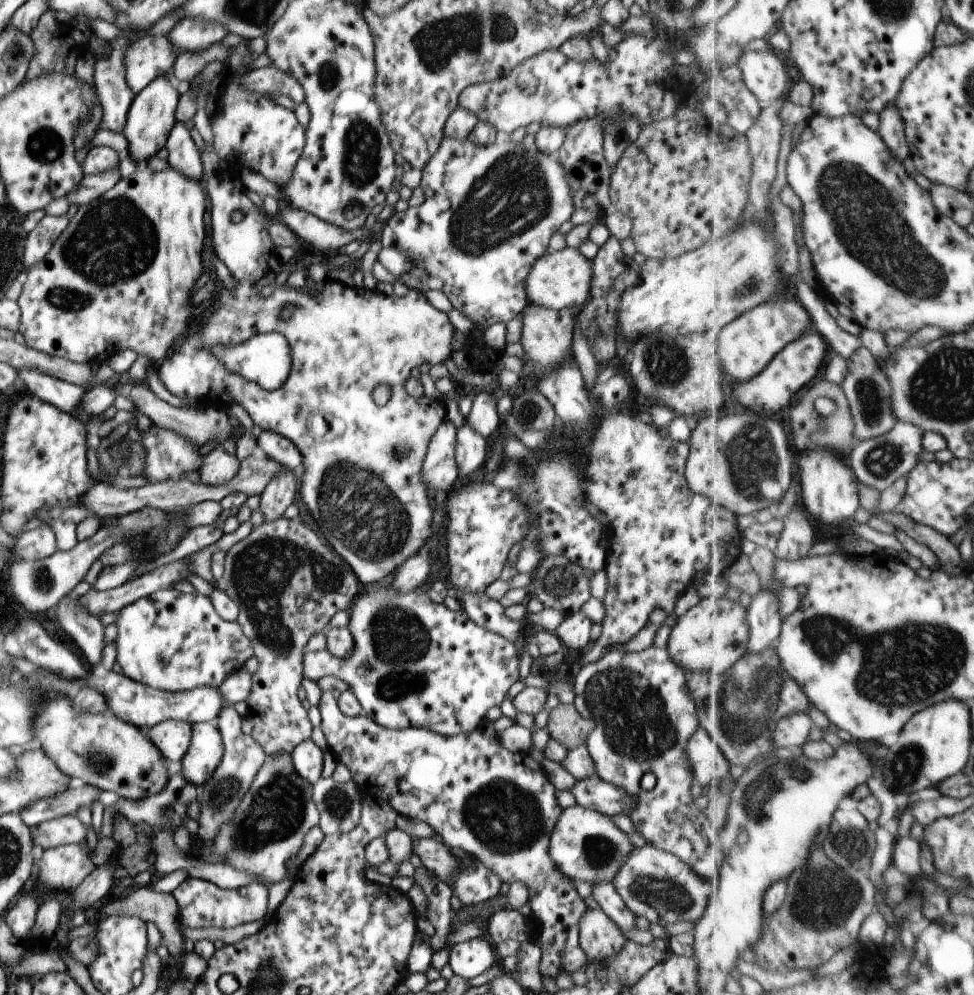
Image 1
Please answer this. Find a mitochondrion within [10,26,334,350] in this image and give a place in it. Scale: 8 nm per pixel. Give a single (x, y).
(113, 243)

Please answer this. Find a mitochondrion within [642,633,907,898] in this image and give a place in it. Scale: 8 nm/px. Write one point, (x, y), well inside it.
(745, 708)

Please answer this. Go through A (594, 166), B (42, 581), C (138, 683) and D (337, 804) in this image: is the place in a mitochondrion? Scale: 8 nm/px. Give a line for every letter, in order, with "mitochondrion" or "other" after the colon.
A: other
B: mitochondrion
C: other
D: mitochondrion

